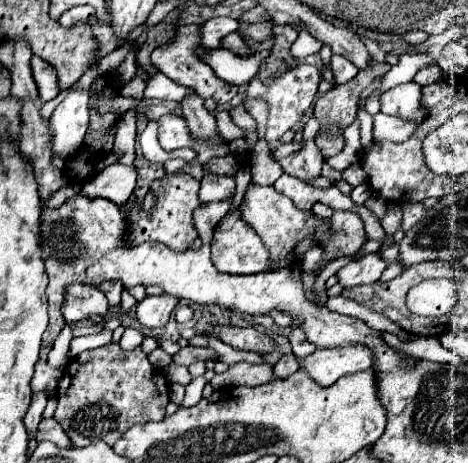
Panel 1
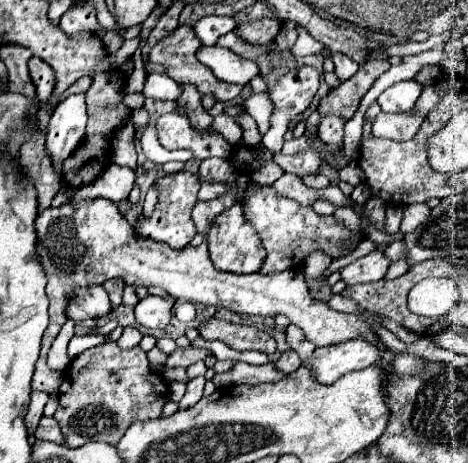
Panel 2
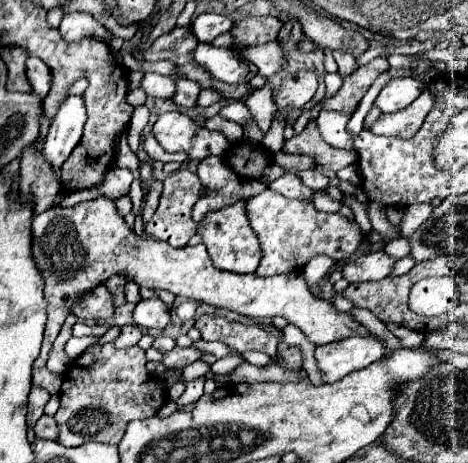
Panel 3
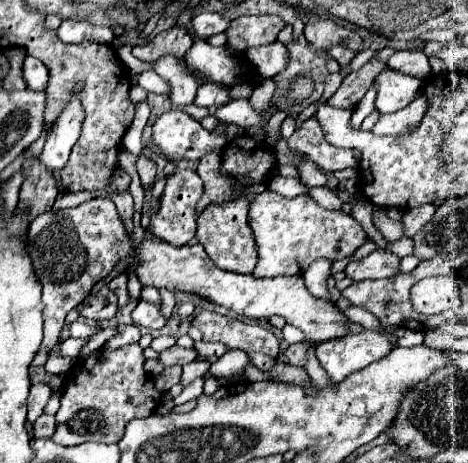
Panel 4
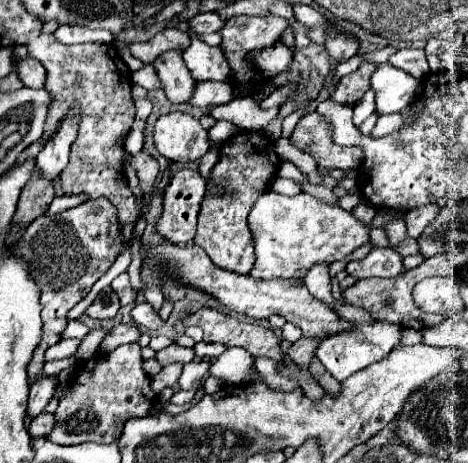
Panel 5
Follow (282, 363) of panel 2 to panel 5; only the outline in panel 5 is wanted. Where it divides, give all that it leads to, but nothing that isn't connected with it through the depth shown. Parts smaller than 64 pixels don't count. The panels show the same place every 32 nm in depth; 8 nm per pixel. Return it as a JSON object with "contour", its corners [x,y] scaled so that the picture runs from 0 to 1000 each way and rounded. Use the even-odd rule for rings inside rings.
{"contour":[[[645,726],[641,734],[632,734],[620,747],[620,756],[615,756],[620,778],[628,786],[645,790],[645,795],[658,790],[667,782],[667,773],[675,769],[675,752],[684,747],[684,739],[688,739],[688,730],[654,730],[654,726]]]}

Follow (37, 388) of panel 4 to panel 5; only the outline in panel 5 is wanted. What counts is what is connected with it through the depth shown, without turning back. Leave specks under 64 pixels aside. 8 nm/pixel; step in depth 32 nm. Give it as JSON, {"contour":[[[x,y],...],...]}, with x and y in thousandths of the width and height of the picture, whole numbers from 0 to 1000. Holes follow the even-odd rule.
{"contour":[[[94,812],[85,821],[77,821],[68,834],[64,834],[64,855],[60,855],[60,886],[64,886],[64,898],[81,898],[94,877],[107,868],[107,860],[115,855],[115,842],[120,842],[120,829],[124,829],[124,812]]]}

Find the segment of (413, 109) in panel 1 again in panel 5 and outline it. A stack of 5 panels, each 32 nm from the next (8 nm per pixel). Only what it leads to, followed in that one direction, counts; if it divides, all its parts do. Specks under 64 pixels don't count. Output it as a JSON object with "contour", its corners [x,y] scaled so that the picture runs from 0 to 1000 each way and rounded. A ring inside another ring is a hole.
{"contour":[[[833,134],[803,138],[791,164],[795,194],[803,203],[808,246],[846,246],[876,229],[897,207],[897,173],[838,143]]]}

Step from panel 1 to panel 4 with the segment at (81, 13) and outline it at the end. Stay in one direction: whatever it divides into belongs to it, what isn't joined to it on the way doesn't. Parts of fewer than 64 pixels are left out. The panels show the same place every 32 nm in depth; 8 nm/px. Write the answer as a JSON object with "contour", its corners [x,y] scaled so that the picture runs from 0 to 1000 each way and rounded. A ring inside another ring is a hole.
{"contour":[[[179,39],[175,43],[137,43],[132,56],[120,65],[120,73],[141,95],[167,95],[179,86],[239,95],[239,86],[244,86],[244,69],[235,60],[201,60]]]}

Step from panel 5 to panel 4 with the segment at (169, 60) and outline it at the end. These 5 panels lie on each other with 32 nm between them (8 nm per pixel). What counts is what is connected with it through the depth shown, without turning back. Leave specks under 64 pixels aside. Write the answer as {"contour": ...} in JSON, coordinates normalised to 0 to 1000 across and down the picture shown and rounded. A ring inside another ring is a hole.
{"contour":[[[346,121],[333,130],[333,138],[308,138],[308,134],[291,134],[295,151],[308,151],[308,147],[325,147],[338,156],[338,164],[346,164],[359,186],[363,186],[363,199],[359,199],[359,212],[368,225],[376,229],[397,229],[397,225],[410,225],[415,207],[419,207],[419,194],[423,194],[423,173],[415,164],[406,164],[402,147],[393,134],[385,134],[385,125],[376,121]]]}

